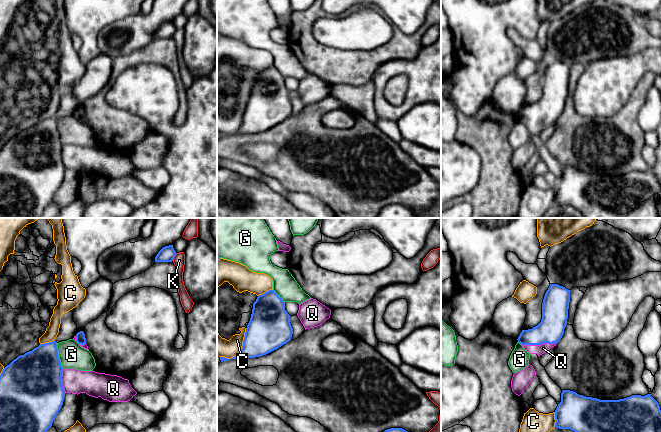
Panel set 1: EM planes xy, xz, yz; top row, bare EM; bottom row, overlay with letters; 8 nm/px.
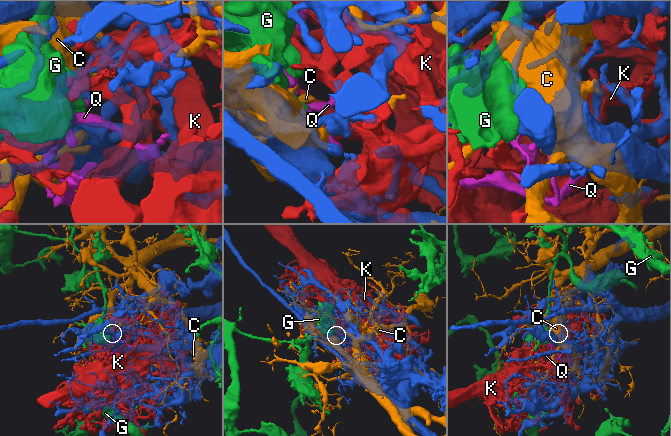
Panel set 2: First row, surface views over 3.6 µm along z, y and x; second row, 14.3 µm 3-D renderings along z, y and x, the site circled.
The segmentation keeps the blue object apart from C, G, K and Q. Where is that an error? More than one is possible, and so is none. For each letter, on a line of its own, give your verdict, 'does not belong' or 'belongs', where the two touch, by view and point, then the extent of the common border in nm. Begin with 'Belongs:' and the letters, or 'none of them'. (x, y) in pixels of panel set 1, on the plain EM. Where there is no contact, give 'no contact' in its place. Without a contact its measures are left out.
Belongs: Q
C: does not belong | xz (241, 125) | 320 nm
G: does not belong | xy (58, 132) | 220 nm
K: does not belong | xy (174, 32) | 70 nm
Q: belongs | yz (538, 120) | 280 nm

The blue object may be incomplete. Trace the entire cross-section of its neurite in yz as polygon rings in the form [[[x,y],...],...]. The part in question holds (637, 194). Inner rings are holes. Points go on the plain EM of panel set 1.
[[[563,166],[555,196],[556,204],[570,205],[585,218],[661,218],[661,186],[651,170],[600,176]]]

